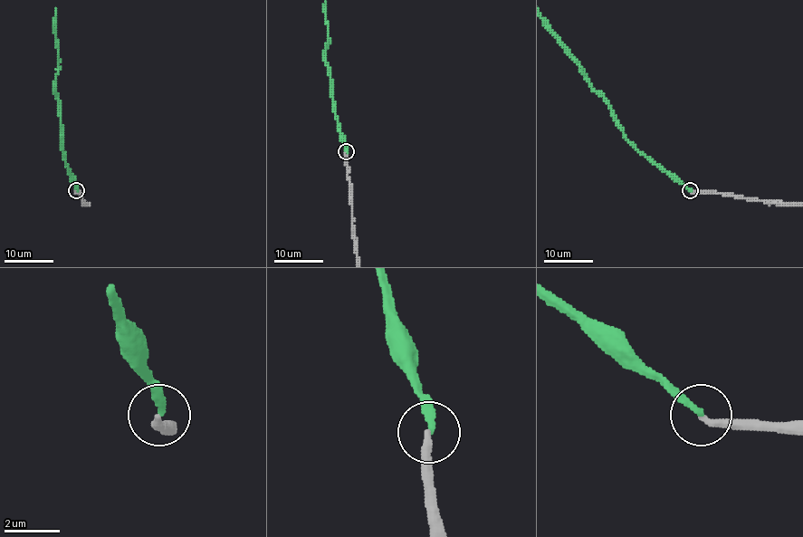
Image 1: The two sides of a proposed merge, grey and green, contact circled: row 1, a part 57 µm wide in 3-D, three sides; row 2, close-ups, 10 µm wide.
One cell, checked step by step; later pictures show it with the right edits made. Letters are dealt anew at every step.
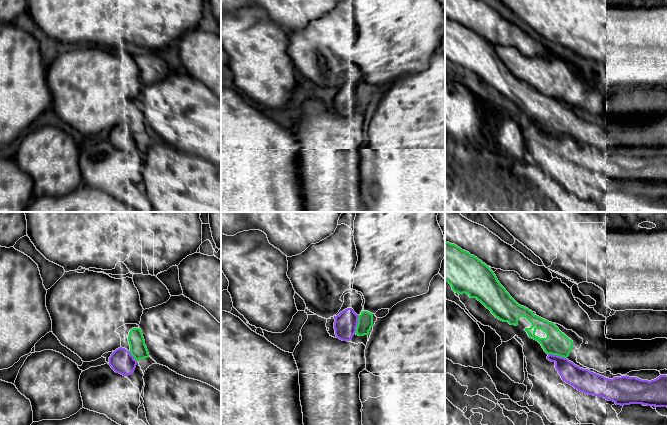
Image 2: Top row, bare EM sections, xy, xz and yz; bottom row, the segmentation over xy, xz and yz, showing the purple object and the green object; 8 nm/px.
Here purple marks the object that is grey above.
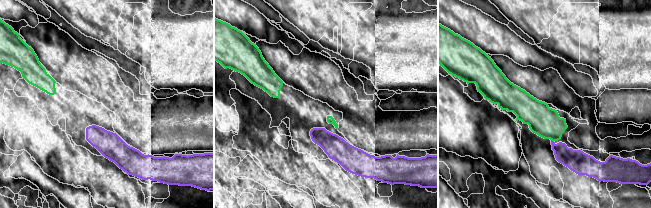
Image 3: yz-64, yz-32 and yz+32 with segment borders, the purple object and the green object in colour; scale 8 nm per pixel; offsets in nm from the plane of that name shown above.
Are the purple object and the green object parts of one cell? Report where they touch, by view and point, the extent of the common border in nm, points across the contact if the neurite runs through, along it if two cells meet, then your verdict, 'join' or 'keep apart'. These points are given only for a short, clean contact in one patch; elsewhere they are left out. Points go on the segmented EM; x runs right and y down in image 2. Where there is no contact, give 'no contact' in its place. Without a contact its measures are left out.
meets purple in yz at (556, 355); contact 160 nm long; runs through yz (572, 374), (556, 355), (557, 343); join

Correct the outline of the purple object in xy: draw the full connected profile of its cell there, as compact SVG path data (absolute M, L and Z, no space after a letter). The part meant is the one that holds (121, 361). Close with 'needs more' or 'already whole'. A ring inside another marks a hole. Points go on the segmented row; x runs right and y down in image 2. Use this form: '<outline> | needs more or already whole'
M132 328L129 332L128 342L130 350L118 348L109 357L109 365L116 372L123 376L132 374L140 359L149 357L145 340L140 328Z | needs more

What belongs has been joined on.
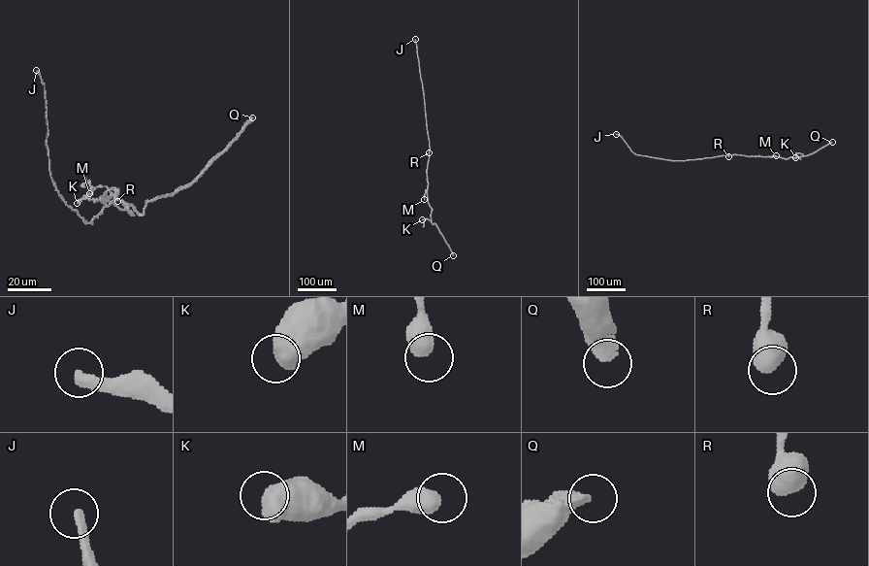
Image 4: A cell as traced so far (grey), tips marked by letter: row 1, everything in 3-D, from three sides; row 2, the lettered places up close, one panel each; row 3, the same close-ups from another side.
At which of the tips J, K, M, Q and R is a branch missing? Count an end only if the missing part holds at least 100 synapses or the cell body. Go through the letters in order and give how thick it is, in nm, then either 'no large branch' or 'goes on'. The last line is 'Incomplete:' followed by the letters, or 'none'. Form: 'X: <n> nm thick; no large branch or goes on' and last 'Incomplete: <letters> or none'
J: 320 nm thick; goes on
K: 800 nm thick; no large branch
M: 550 nm thick; no large branch
Q: 400 nm thick; no large branch
R: 700 nm thick; no large branch
Incomplete: J

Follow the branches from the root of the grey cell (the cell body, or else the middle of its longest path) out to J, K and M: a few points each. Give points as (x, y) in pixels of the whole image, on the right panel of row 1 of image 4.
J: (726, 154), (673, 160), (636, 154), (616, 134)
K: (726, 154), (787, 159), (796, 158), (795, 154), (795, 157)
M: (726, 154), (776, 155)

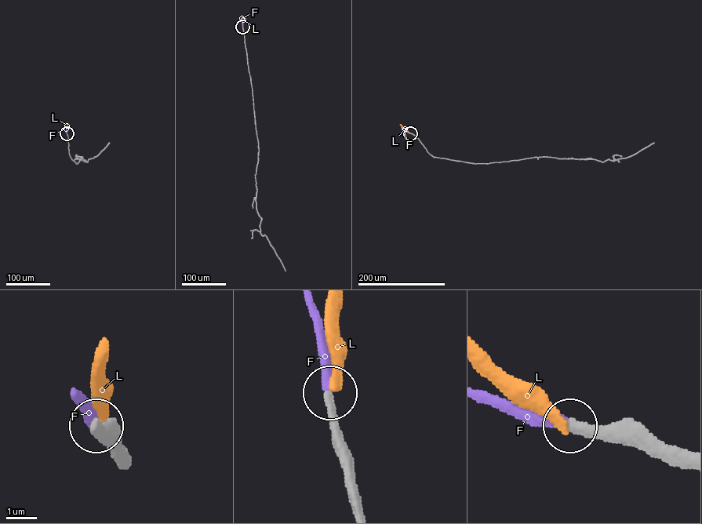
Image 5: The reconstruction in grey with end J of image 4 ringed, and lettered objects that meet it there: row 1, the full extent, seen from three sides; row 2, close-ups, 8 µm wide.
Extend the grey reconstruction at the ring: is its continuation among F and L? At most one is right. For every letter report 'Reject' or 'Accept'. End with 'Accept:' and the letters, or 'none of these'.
F: Accept
L: Reject
Accept: F

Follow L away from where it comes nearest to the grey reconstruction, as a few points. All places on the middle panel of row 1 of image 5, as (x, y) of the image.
L: (242, 27), (243, 16)

